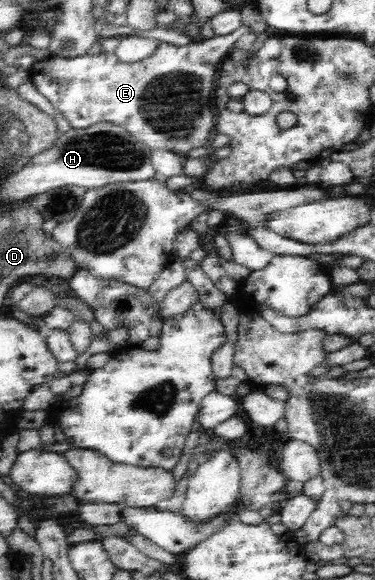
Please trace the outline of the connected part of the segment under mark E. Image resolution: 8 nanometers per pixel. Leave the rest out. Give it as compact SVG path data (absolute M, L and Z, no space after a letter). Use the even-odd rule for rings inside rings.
M241 26L232 34L214 36L183 46L156 40L158 44L153 53L132 64L120 63L116 52L102 51L96 56L85 54L71 58L50 56L33 66L33 70L30 71L31 80L52 106L64 114L73 128L87 128L101 120L112 122L139 139L139 142L147 145L151 151L169 150L185 158L192 148L205 146L212 138L215 115L211 104L212 94L216 88L217 71L235 48L237 40L247 32L250 32L250 29Z

